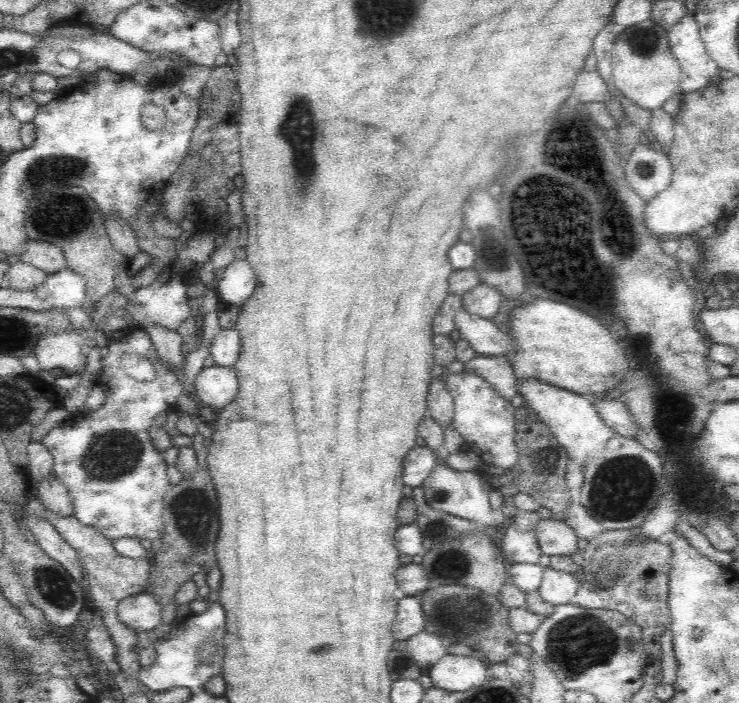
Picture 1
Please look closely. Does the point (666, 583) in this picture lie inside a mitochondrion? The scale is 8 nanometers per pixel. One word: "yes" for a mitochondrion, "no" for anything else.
no

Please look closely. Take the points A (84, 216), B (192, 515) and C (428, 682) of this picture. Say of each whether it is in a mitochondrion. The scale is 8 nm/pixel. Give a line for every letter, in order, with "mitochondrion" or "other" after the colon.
A: mitochondrion
B: mitochondrion
C: other

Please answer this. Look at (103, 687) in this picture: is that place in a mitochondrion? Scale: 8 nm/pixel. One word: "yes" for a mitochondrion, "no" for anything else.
no

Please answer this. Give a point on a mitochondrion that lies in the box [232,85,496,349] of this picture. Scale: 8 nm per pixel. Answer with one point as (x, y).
(298, 126)

